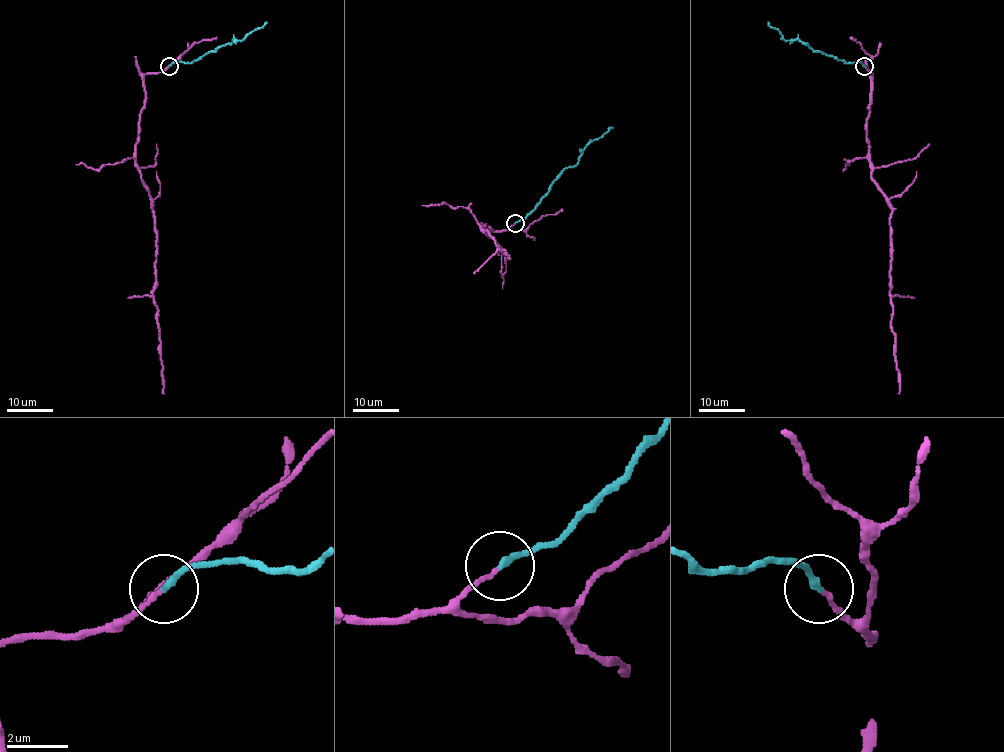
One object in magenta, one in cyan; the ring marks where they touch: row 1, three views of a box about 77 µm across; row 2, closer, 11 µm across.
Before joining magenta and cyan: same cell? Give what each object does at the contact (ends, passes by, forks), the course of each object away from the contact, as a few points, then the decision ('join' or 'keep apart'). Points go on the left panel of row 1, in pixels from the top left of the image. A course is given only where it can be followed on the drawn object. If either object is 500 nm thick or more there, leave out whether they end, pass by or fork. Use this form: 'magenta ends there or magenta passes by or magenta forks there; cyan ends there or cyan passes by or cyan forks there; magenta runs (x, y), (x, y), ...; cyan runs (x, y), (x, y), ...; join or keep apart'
magenta ends there; cyan ends there; magenta runs (169, 65), (144, 76), (145, 105), (136, 144), (136, 167), (155, 217), (153, 300), (163, 393); cyan runs (169, 65), (188, 63), (234, 39), (243, 40), (267, 22); join

